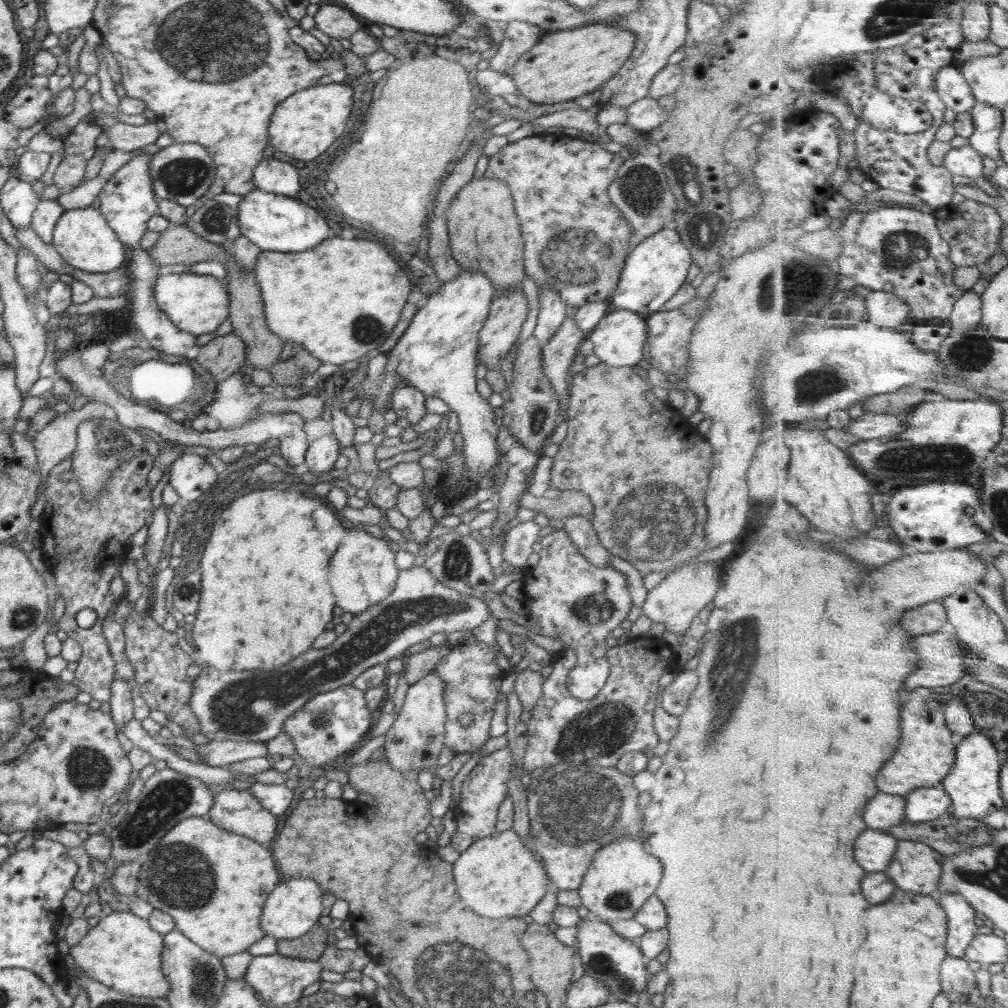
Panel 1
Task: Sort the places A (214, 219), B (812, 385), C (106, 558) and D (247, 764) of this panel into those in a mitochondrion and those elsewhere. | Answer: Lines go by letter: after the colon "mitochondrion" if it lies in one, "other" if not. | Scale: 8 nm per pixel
A: mitochondrion
B: mitochondrion
C: other
D: other

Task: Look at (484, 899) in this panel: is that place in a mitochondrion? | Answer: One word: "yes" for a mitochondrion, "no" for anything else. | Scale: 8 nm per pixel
no

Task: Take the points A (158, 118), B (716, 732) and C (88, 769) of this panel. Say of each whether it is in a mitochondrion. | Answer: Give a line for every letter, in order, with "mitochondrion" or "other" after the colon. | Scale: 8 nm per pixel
A: other
B: mitochondrion
C: mitochondrion

